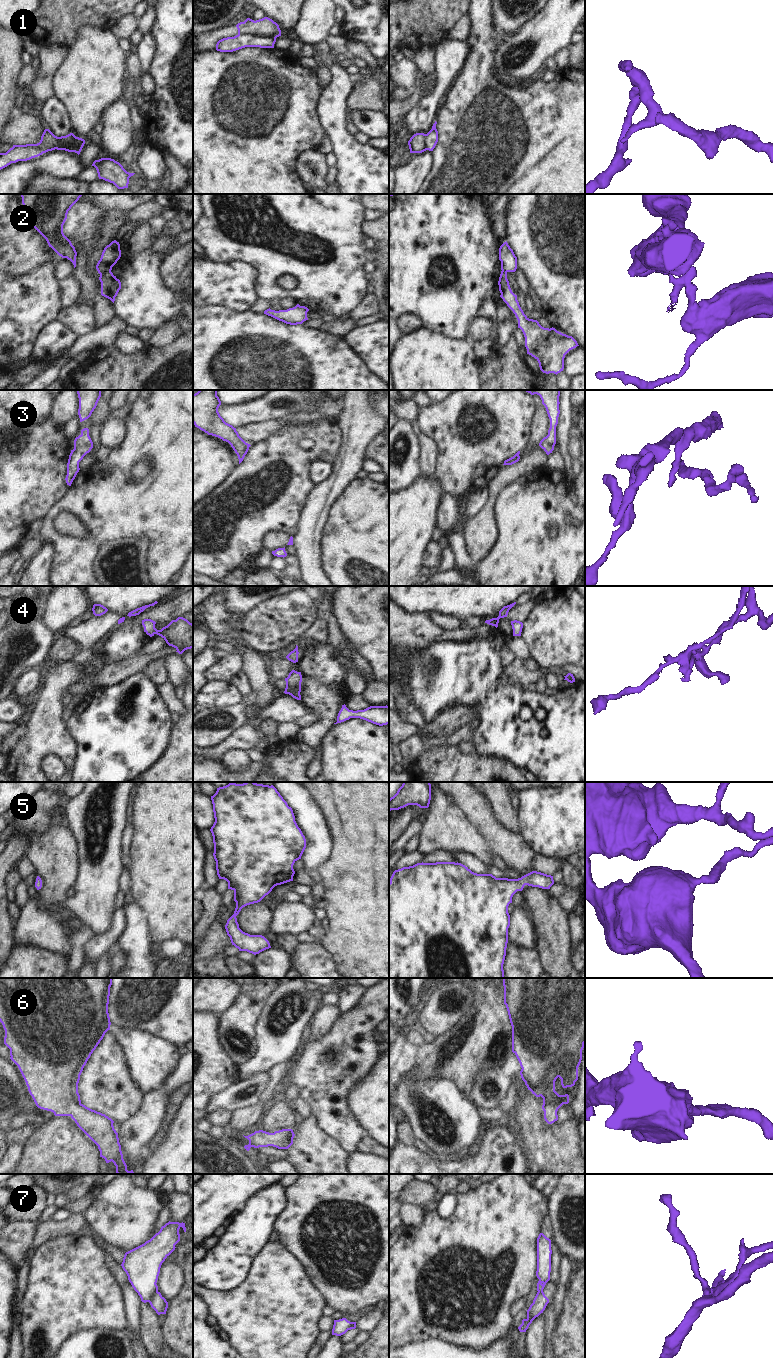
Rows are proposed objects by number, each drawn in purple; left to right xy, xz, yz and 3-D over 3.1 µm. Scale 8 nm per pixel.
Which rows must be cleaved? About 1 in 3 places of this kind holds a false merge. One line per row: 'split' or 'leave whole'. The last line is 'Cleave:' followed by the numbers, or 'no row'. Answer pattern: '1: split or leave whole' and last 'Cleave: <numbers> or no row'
1: split
2: split
3: leave whole
4: leave whole
5: leave whole
6: leave whole
7: split
Cleave: 1, 2, 7

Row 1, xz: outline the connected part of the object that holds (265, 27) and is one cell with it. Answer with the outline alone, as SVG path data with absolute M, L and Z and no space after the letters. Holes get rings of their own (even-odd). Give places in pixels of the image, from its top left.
M268 17L259 20L247 18L236 25L239 35L256 35L258 37L279 37L281 30L279 25Z

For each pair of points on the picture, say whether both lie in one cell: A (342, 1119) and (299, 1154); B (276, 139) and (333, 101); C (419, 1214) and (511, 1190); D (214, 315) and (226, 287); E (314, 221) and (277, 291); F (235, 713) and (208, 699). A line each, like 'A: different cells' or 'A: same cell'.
A: different cells
B: different cells
C: different cells
D: different cells
E: same cell
F: different cells

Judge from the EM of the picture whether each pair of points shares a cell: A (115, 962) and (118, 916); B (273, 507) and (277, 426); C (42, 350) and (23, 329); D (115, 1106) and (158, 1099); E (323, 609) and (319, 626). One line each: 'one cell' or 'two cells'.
A: two cells
B: two cells
C: two cells
D: two cells
E: one cell

